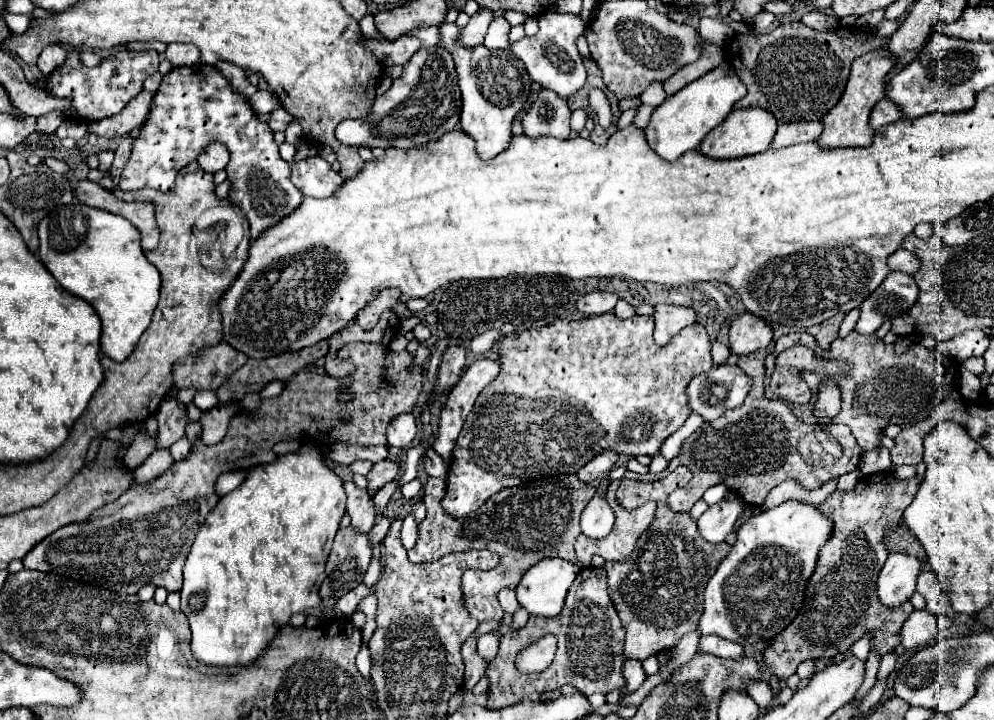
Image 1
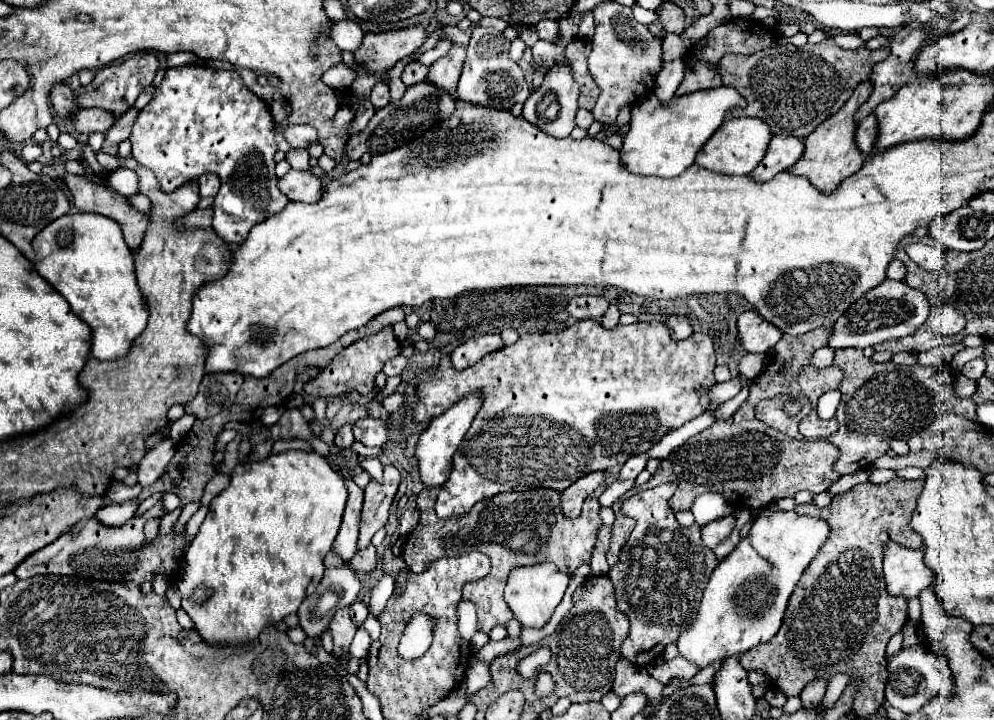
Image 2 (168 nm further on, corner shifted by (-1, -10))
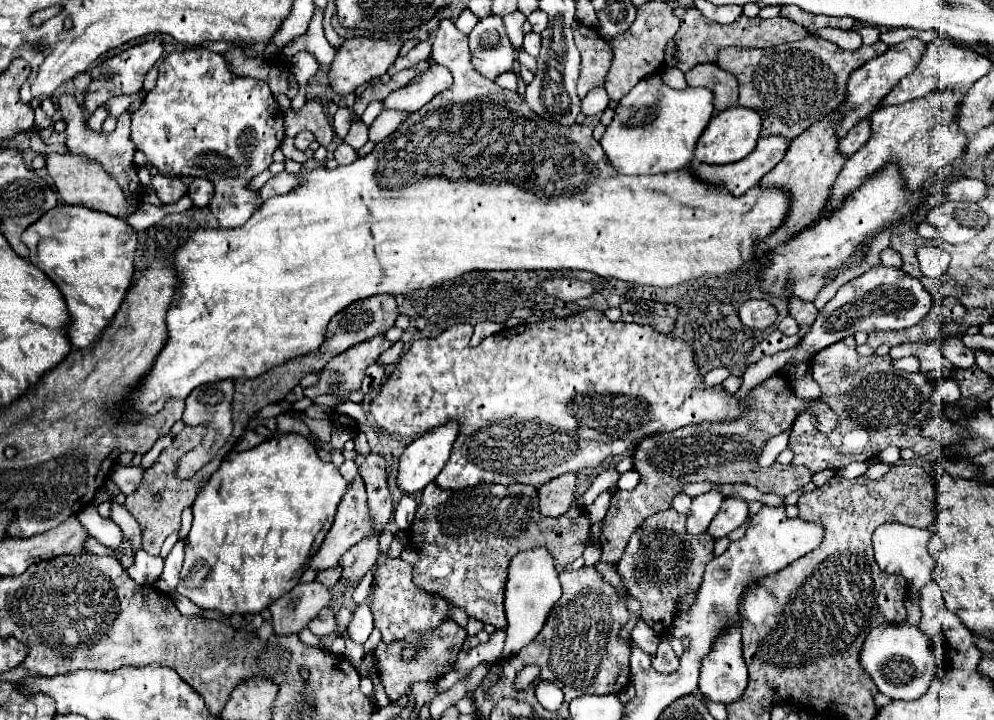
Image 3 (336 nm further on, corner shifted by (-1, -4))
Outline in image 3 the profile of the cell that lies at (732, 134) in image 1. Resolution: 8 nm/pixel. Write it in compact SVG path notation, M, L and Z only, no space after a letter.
M731 107L727 111L721 111L713 117L713 121L709 121L707 129L699 137L695 147L695 161L709 163L709 165L727 165L727 163L741 161L755 151L759 131L761 131L759 113L751 109L743 109L743 107Z

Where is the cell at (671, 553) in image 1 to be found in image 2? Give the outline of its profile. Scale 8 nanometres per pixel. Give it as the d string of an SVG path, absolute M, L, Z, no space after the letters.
M677 483L659 485L655 489L639 491L631 499L623 501L621 511L637 521L637 527L629 535L621 551L621 559L611 567L609 577L615 585L617 607L631 621L631 631L621 645L621 655L635 665L653 663L661 651L653 647L665 647L675 643L679 631L685 631L695 619L699 599L711 571L719 565L715 553L703 545L701 527L681 527L675 519L673 509L667 505L675 493Z

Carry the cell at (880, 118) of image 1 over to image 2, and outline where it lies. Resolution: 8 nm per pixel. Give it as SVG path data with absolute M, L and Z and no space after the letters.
M869 115L867 119L863 119L863 121L857 125L855 145L859 147L861 153L869 155L871 149L875 147L875 139L877 139L877 119L875 119L875 115Z

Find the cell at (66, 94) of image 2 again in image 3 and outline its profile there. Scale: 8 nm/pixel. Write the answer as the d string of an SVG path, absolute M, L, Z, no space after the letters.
M63 93L57 101L61 113L63 113L63 119L67 121L67 129L65 129L65 135L67 135L67 149L73 151L73 153L81 153L83 157L91 159L91 161L97 161L111 177L115 177L115 181L119 183L121 189L125 189L127 193L135 193L139 185L139 179L137 179L137 171L135 171L135 165L133 165L133 153L135 153L135 145L131 143L129 139L129 121L131 121L131 113L125 111L119 119L117 119L117 129L113 133L93 133L87 129L85 125L85 119L83 119L83 111L79 107L79 103L75 101L75 95L73 93Z

